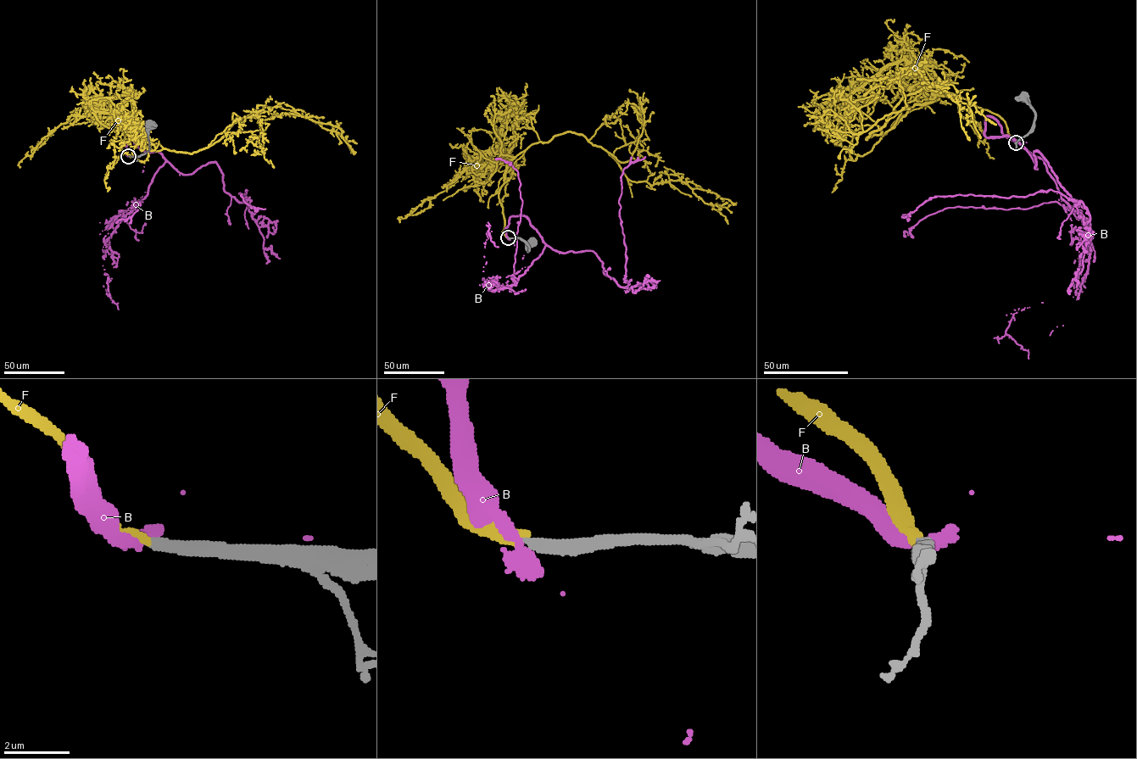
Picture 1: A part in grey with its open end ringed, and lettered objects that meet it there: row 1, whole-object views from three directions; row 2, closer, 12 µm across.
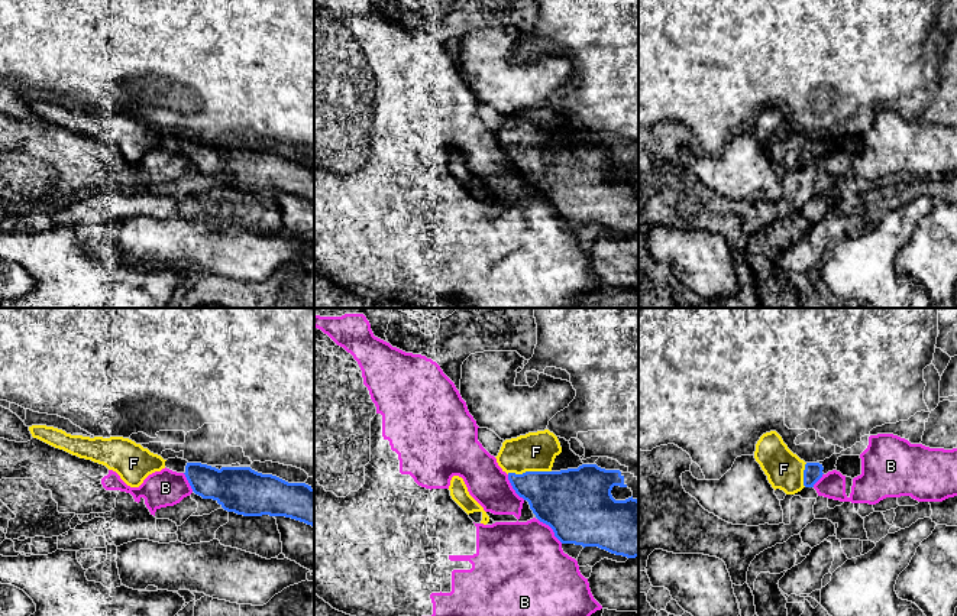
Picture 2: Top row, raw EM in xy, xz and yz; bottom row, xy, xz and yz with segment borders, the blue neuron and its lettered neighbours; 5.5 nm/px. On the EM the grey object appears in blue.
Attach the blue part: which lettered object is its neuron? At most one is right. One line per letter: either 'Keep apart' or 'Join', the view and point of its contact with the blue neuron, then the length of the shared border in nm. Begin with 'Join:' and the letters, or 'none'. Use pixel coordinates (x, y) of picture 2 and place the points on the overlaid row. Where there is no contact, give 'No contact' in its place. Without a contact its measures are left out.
Join: F
B: Keep apart. Touches blue at xz (552, 528). Shared border 200 nm
F: Join. Touches blue at xz (529, 472). Shared border 240 nm

